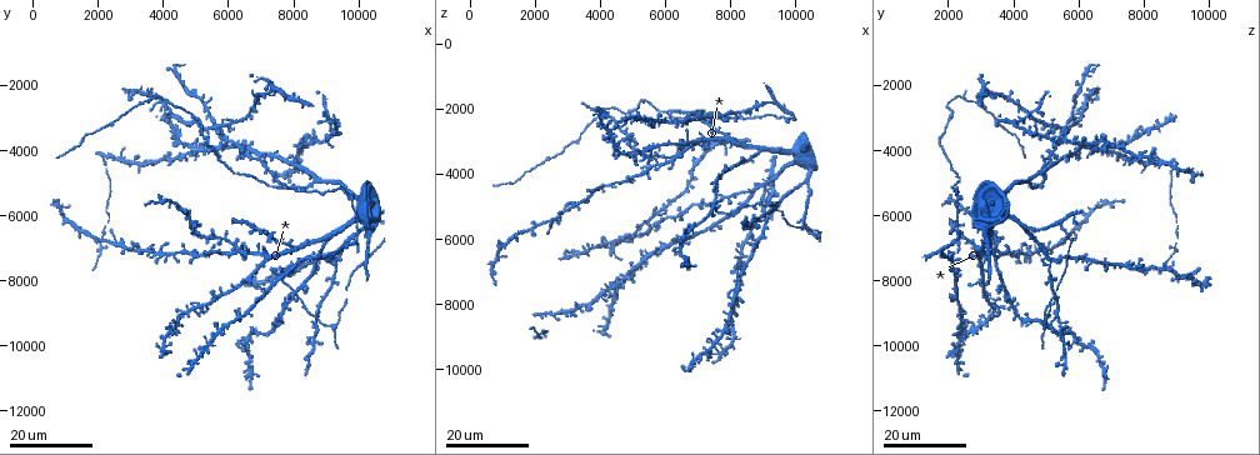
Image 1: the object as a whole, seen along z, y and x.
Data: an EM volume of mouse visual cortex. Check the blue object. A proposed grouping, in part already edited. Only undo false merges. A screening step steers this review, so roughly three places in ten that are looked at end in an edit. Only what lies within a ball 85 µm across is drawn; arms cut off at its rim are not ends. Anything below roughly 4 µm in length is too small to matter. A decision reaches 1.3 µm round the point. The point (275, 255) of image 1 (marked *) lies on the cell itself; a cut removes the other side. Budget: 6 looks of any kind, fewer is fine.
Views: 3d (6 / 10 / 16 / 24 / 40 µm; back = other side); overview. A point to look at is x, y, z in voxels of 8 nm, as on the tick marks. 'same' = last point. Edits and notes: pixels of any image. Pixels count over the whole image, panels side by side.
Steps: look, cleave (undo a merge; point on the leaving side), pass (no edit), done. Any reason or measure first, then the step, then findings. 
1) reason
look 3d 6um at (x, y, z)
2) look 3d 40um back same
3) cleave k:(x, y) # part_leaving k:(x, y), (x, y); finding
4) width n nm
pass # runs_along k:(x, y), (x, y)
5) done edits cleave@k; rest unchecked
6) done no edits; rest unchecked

four arms meet
look 3d 24um at (9200, 8000, 5200)

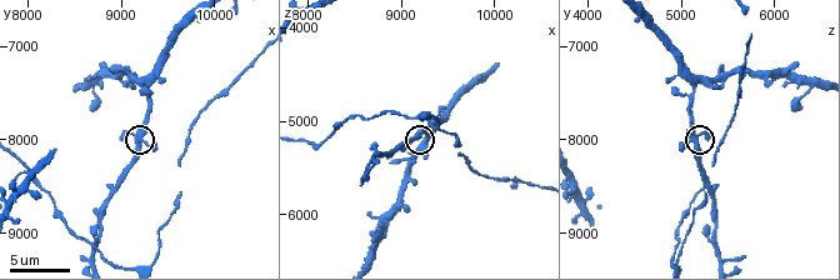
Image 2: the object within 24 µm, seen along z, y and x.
zoom in
look 3d 6um at (9200, 8000, 5150)

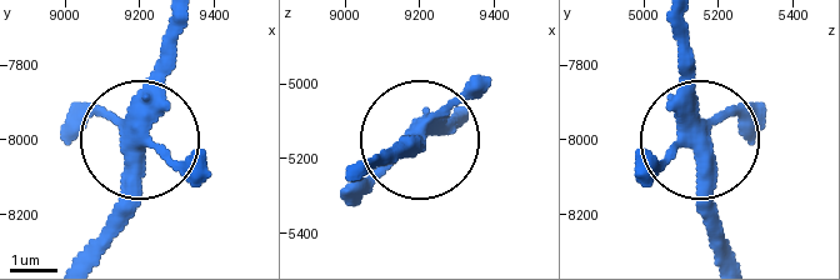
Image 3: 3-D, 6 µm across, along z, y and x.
look 3d 6um back at (9190, 7990, 5120)

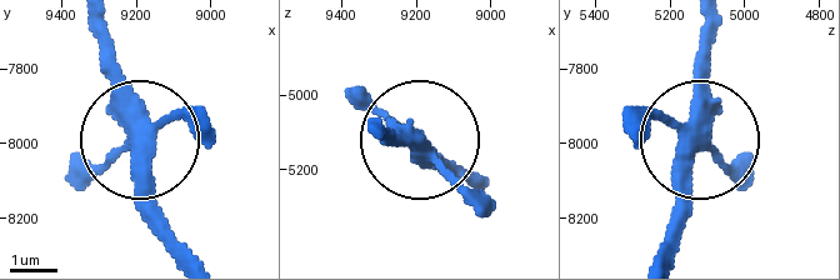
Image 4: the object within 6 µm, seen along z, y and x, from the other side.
width 360 nm
pass # runs_along 4:(104, 26), (104, 61), (140, 145), (140, 205), (159, 238); all the same cell

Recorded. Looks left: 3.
look 3d 16um at (8100, 7000, 2900)

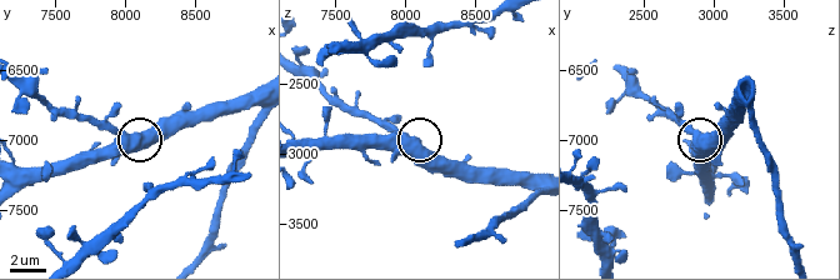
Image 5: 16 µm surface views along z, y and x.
closer look
look 3d 6um at (8000, 6980, 2860)

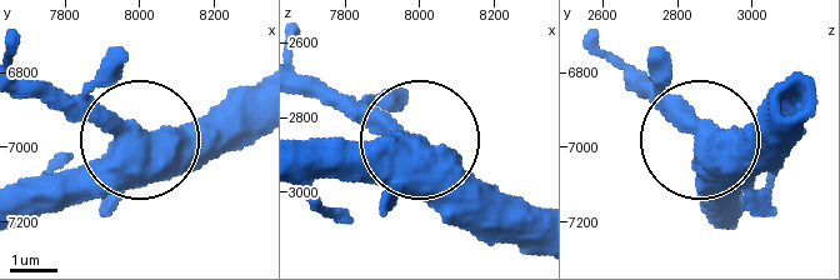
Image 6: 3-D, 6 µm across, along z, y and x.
pass # runs_along 6:(23, 188), (94, 184), (134, 144), (50, 84); one cell here

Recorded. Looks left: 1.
done no edits; rest unchecked

